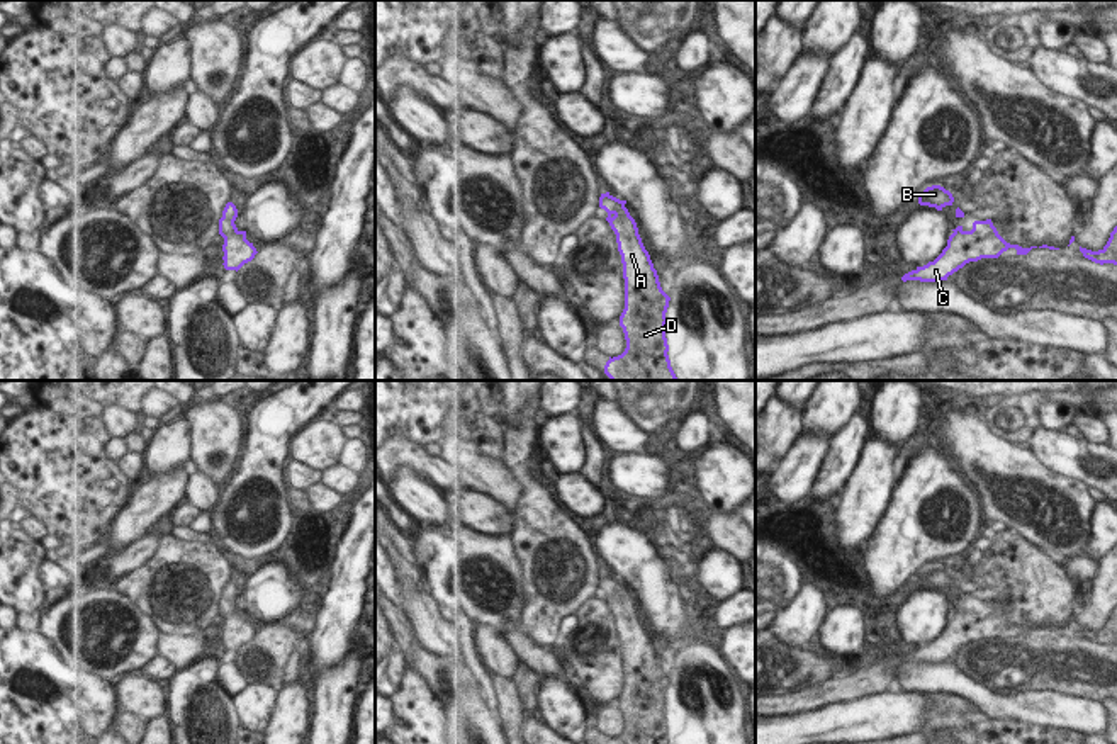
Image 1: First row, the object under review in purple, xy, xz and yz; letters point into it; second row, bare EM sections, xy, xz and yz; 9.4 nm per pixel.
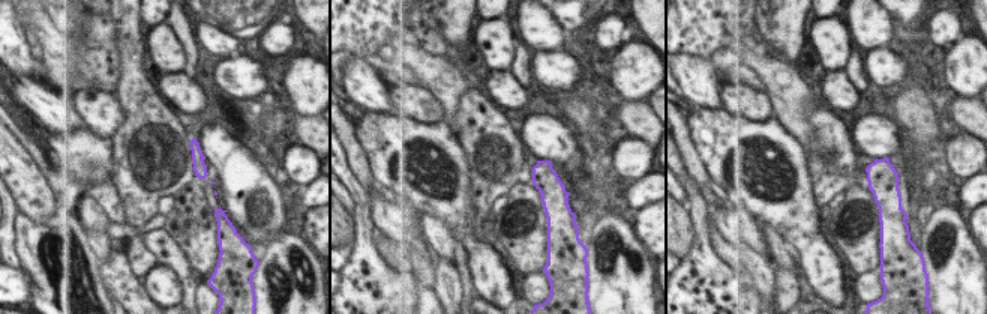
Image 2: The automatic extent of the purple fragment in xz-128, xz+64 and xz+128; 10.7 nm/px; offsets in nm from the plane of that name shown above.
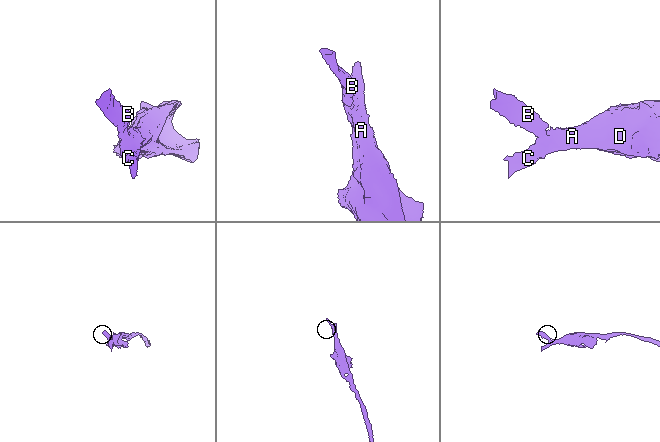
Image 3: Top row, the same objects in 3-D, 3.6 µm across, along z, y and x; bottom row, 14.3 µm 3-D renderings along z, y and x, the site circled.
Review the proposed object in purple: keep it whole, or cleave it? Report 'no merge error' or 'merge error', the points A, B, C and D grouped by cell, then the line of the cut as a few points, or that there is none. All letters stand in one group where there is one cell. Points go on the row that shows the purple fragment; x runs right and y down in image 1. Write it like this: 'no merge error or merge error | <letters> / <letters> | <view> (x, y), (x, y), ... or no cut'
no merge error | A B C D | no cut

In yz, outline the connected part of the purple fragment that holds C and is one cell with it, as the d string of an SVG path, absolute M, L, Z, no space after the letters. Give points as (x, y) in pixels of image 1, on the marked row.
M991 219L974 221L971 231L964 231L963 226L957 226L952 231L954 233L949 236L947 246L934 262L905 273L901 280L940 282L947 280L949 275L969 262L998 258L1008 248L1015 248L1017 255L1027 255L1032 248L1037 248L1022 248L1019 245L1007 243L998 234Z

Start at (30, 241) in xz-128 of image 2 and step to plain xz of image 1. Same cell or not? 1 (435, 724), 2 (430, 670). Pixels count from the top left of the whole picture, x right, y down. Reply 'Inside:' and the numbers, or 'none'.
Inside: 2

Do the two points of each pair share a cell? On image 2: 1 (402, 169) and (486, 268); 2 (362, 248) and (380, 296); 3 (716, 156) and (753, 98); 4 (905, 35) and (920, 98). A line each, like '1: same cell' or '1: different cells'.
1: same cell
2: same cell
3: different cells
4: same cell

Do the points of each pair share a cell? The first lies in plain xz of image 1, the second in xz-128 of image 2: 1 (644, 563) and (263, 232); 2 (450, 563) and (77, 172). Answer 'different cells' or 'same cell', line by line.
1: same cell
2: same cell

